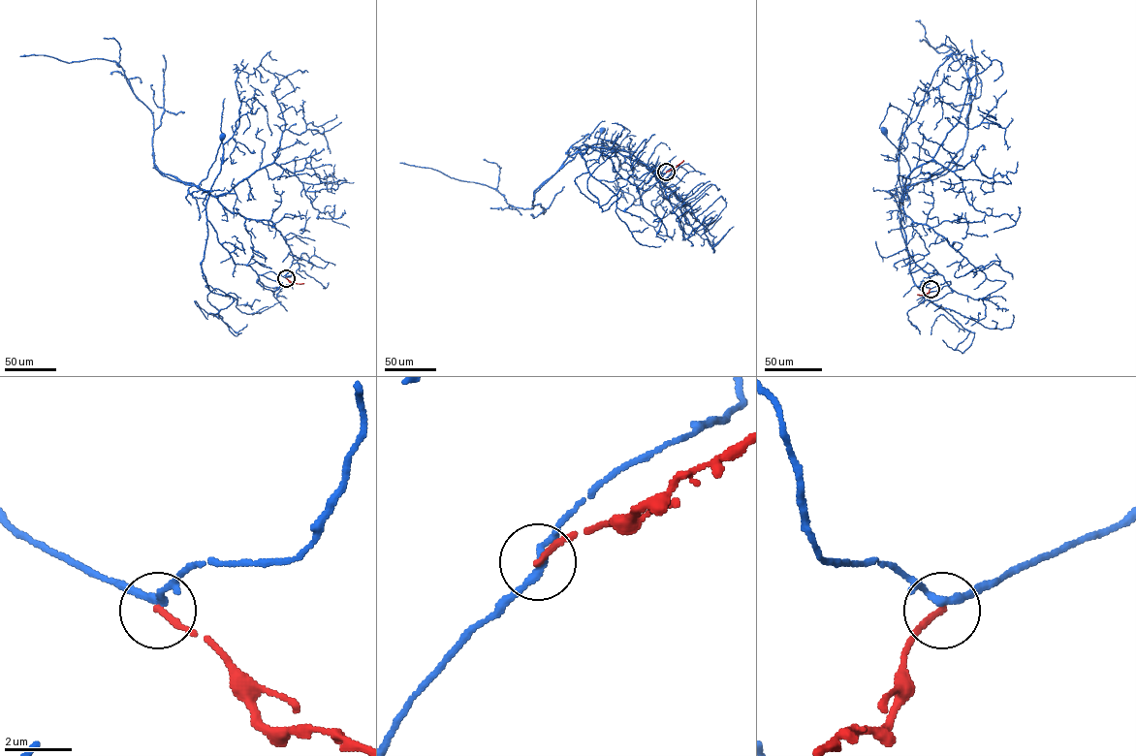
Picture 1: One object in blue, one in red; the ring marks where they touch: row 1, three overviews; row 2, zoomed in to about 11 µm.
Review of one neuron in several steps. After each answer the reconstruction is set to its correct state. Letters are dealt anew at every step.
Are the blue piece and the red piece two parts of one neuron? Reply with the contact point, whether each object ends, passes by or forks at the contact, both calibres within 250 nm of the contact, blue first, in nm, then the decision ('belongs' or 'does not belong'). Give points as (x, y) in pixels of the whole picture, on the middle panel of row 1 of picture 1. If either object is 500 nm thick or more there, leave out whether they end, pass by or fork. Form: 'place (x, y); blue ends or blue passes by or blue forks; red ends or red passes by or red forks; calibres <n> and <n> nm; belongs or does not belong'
place (666, 172); blue passes by; red ends; calibres 220 and 190 nm; does not belong

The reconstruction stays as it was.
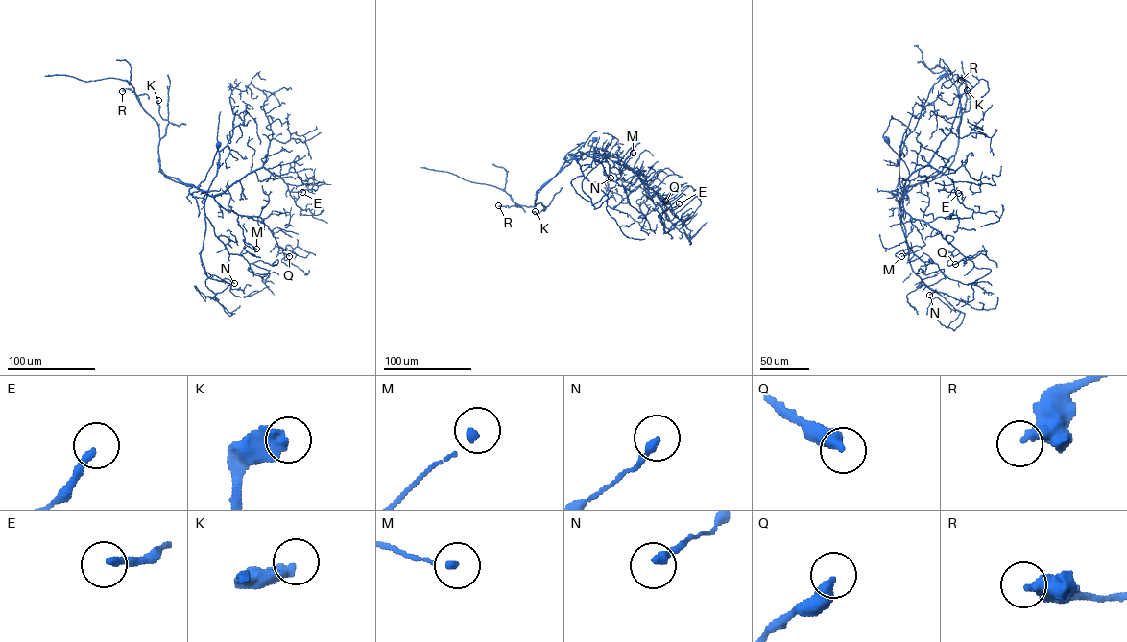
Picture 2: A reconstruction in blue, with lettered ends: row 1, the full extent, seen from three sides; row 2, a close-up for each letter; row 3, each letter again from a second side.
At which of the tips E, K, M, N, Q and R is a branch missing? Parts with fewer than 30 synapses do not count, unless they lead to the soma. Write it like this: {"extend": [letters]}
{"extend": ["Q"]}

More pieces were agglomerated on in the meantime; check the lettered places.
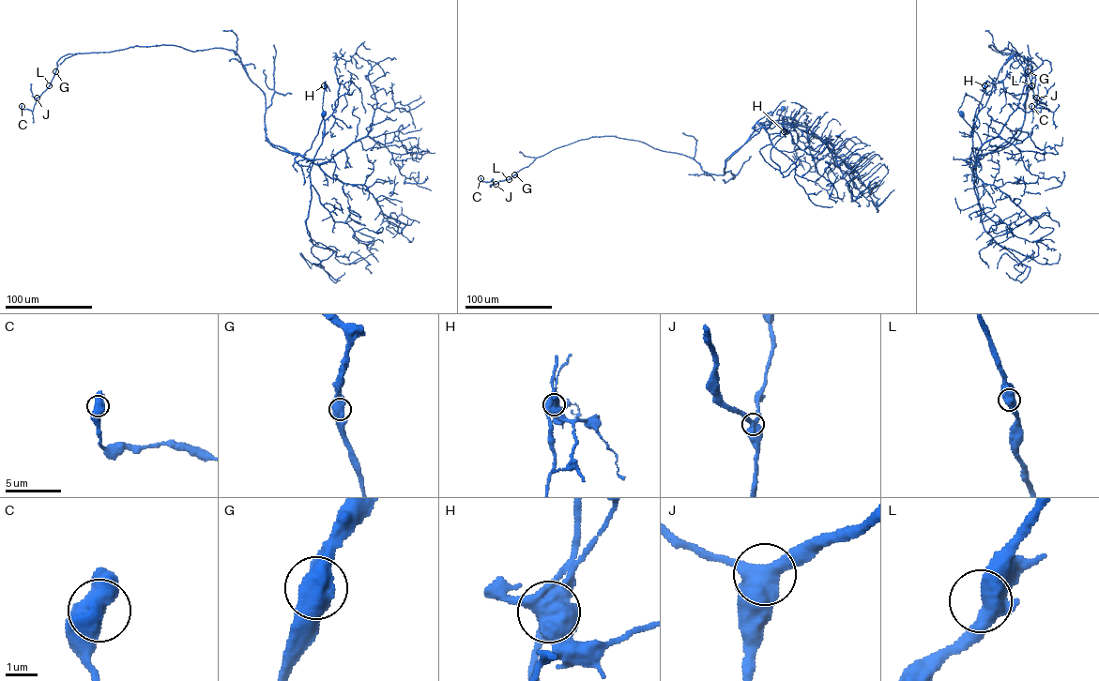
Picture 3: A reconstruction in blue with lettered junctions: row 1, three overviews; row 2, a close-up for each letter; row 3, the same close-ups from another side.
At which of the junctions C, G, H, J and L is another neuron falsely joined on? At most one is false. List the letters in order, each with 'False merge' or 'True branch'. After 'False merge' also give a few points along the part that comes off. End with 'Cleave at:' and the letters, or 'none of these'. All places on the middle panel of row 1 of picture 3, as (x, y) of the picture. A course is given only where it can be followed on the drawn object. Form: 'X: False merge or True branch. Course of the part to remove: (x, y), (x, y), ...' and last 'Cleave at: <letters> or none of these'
C: True branch
G: True branch
H: False merge
J: True branch
L: True branch
Cleave at: H

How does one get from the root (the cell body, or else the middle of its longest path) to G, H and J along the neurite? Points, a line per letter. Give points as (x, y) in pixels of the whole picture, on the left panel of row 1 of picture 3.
G: (323, 114), (303, 157), (273, 144), (265, 93), (224, 48), (68, 53), (55, 71)
H: (323, 114), (311, 147), (303, 155), (312, 160), (324, 133), (324, 85)
J: (323, 114), (311, 148), (293, 155), (267, 137), (265, 93), (235, 52), (172, 45), (67, 54), (37, 98)

